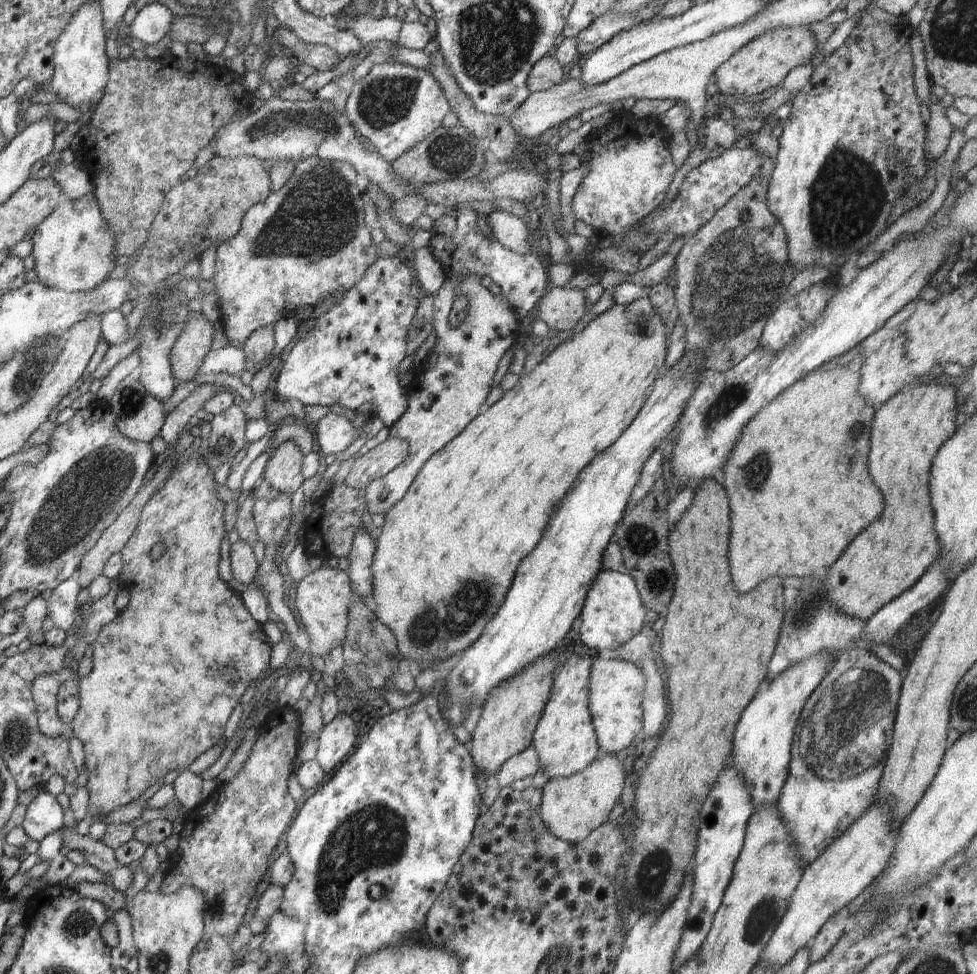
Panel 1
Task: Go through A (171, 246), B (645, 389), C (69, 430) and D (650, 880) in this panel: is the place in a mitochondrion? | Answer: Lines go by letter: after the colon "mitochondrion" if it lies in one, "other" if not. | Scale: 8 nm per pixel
A: other
B: other
C: other
D: mitochondrion

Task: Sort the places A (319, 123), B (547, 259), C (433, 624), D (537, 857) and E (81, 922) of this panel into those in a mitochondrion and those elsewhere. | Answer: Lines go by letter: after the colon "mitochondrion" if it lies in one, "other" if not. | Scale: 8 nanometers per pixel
A: mitochondrion
B: other
C: mitochondrion
D: other
E: mitochondrion

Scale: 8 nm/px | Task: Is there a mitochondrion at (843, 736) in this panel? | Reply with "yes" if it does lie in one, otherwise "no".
yes

